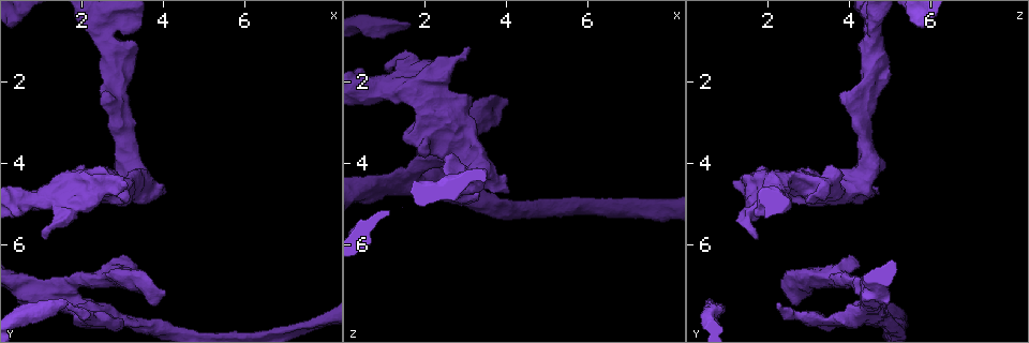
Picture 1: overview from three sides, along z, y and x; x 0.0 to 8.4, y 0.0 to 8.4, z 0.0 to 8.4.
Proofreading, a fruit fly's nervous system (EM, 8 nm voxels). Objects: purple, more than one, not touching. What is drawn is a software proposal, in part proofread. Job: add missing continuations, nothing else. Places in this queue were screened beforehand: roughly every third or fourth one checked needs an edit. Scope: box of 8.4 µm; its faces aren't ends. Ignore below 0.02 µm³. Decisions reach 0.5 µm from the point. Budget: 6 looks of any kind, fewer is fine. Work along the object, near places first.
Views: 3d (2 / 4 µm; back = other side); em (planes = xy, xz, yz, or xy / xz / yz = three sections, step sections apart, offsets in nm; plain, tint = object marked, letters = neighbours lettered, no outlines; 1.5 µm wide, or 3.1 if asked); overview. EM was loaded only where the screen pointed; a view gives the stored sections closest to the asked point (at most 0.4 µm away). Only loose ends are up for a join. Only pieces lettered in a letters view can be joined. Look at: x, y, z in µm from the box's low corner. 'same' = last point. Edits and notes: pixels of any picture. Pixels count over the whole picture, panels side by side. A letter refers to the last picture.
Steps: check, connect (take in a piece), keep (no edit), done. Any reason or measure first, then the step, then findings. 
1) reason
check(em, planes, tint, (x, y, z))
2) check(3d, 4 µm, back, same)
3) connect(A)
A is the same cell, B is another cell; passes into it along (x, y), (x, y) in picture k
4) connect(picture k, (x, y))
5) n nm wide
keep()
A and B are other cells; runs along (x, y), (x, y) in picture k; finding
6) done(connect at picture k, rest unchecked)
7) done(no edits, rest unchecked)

an open end
check(3d, 4 µm, (1.15, 5.80, 1.70))

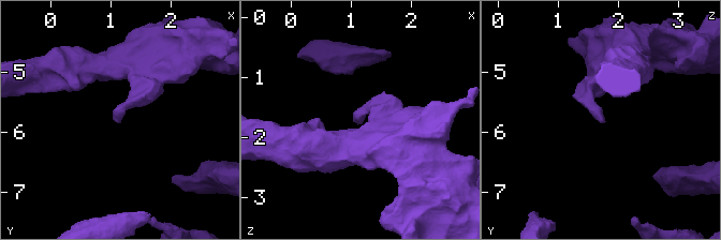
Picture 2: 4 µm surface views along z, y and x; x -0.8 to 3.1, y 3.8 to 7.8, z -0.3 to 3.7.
check(em, yz, step 4, letters, (1.05, 5.80, 1.70))

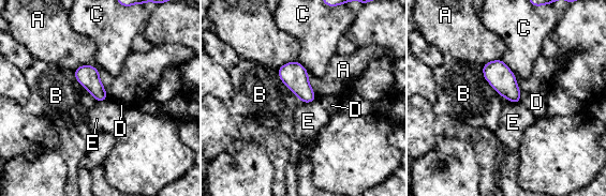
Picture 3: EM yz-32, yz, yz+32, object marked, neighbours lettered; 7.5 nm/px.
cut it another way
check(em, planes, letters, same)

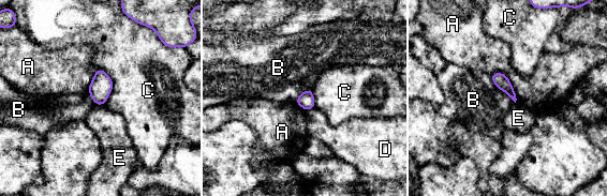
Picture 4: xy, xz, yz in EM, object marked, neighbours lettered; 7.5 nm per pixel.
keep()
A, B, C, D and E are other cells; none of them fits

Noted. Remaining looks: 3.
branch stops here
check(3d, 2 µm, back, (1.60, 7.40, 2.20))

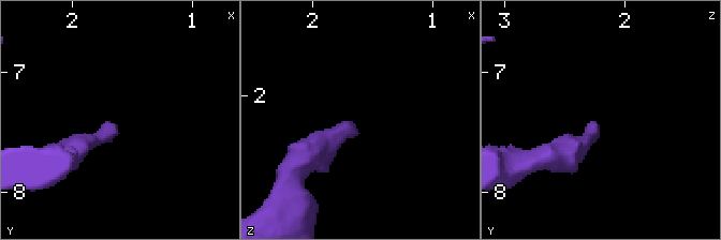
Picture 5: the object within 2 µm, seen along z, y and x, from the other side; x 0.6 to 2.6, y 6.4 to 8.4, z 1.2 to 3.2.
need the tissue
check(em, planes, plain, (1.64, 7.46, 2.22))

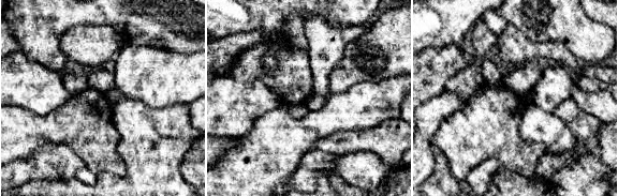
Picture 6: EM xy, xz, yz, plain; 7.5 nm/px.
check(em, planes, letters, same)

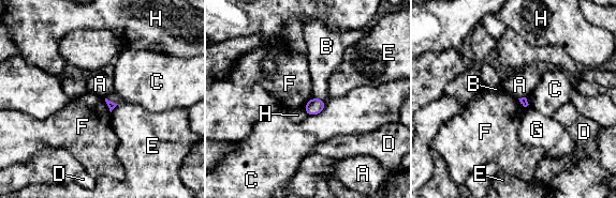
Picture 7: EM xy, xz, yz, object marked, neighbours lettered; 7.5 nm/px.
keep()
A, B, C, D, E, F, G and H are other cells; no lettered piece goes on from it

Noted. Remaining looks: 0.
done(no edits, rest unchecked)

